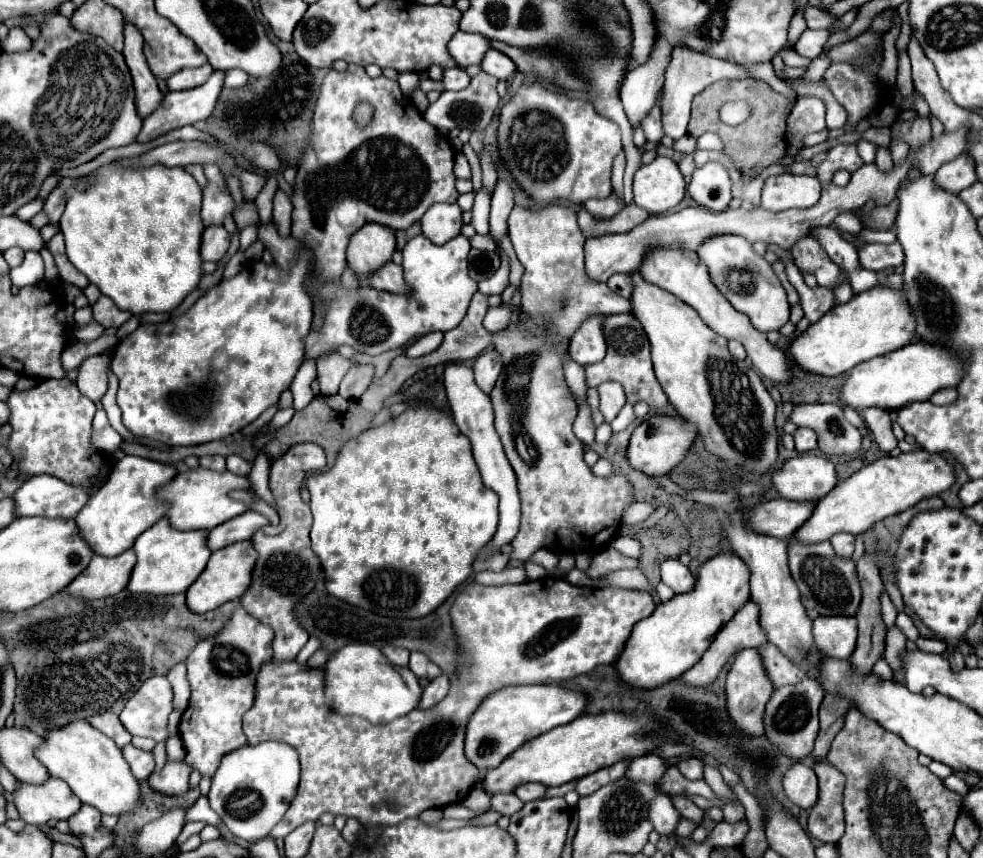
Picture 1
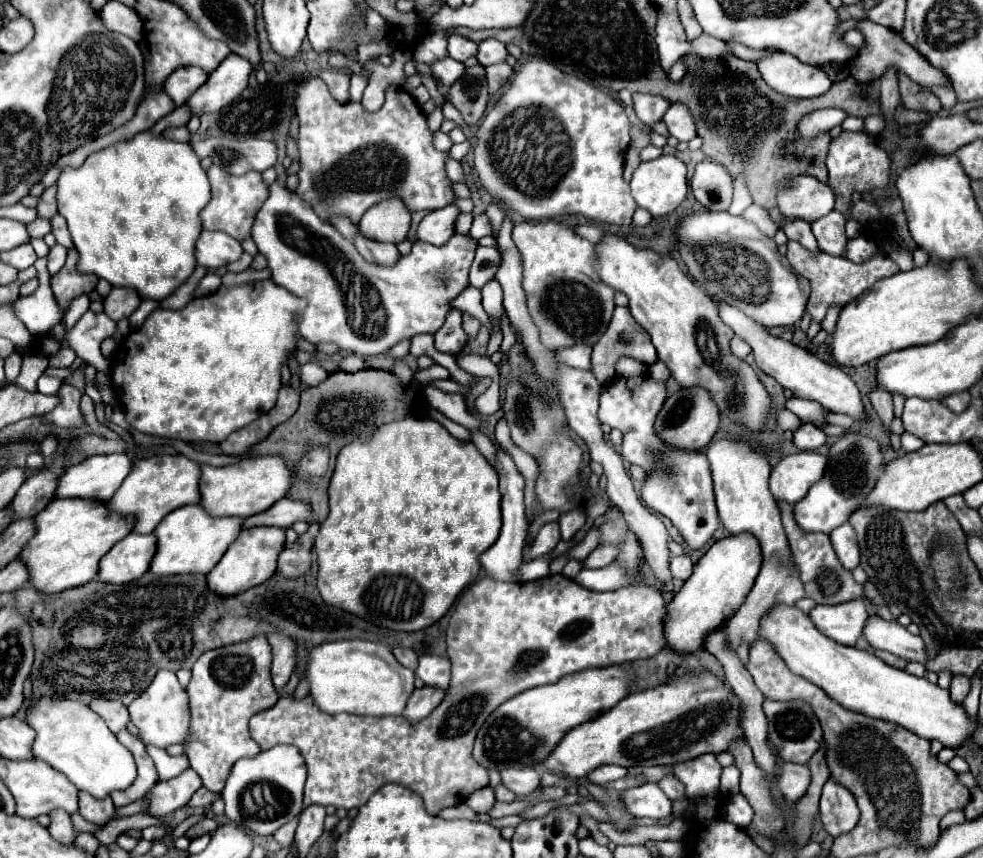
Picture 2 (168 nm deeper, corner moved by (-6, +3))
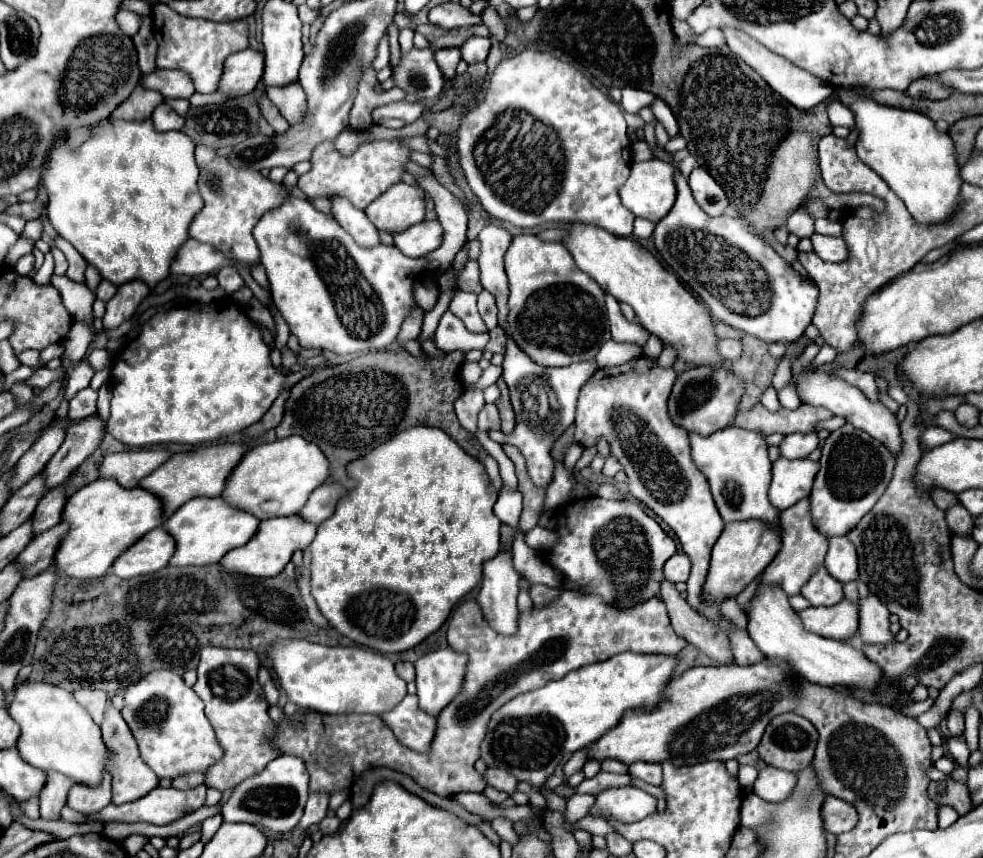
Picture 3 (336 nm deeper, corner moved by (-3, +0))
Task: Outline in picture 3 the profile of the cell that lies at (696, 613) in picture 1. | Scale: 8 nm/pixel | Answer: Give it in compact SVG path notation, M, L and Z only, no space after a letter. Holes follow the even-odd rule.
M738 521L726 525L720 539L712 549L712 563L704 585L704 595L714 601L724 601L726 597L736 597L748 583L752 583L766 565L780 551L780 523L764 525L764 521Z

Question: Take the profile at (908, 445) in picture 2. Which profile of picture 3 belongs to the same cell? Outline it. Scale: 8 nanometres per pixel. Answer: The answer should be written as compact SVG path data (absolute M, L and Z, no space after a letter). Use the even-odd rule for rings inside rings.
M926 427L922 431L922 435L920 435L920 443L924 443L924 447L928 447L928 449L944 445L944 443L948 443L952 439L956 439L956 435L942 429L942 427Z

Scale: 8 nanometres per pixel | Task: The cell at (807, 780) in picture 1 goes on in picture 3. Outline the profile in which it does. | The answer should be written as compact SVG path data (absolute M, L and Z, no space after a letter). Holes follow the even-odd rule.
M764 767L758 771L752 791L764 801L784 801L796 787L796 773L780 771L776 767Z

